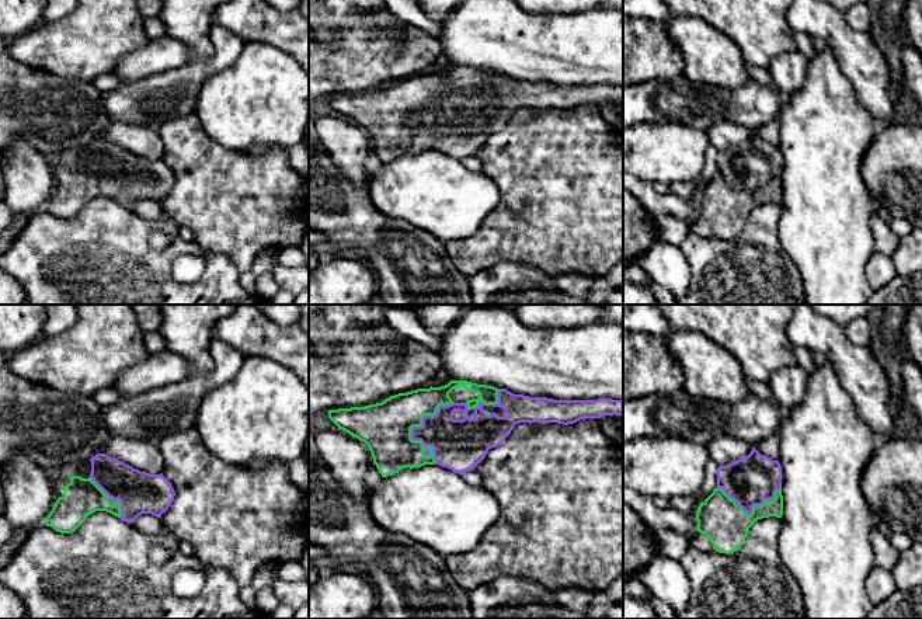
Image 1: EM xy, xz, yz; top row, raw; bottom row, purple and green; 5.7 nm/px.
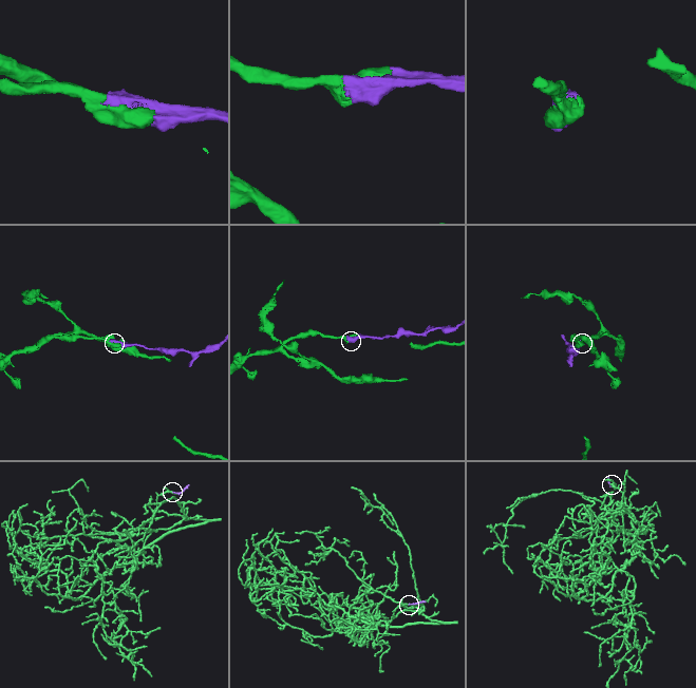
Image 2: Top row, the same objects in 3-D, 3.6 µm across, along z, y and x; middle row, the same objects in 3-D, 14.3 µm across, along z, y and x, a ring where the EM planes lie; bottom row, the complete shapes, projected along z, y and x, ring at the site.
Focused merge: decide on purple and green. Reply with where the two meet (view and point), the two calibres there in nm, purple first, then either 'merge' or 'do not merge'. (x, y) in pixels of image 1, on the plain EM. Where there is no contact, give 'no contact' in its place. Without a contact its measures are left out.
contact xz (416, 112); calibres 280 and 300 nm; merge

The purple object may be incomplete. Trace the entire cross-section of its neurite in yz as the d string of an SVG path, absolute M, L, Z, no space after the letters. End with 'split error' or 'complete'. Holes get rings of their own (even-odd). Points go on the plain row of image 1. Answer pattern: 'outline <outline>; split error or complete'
outline M755 133L742 145L719 152L717 173L696 197L697 218L706 220L719 239L734 239L745 227L749 213L762 204L783 201L782 152Z; split error

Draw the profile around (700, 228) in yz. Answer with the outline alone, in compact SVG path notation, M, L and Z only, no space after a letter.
M696 218L689 225L689 232L702 237L702 239L709 239L709 237L714 236L710 225L706 220L700 219L700 218Z

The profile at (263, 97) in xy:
M246 42L233 63L203 81L195 114L206 135L229 150L267 143L289 149L305 140L309 74L286 52Z

